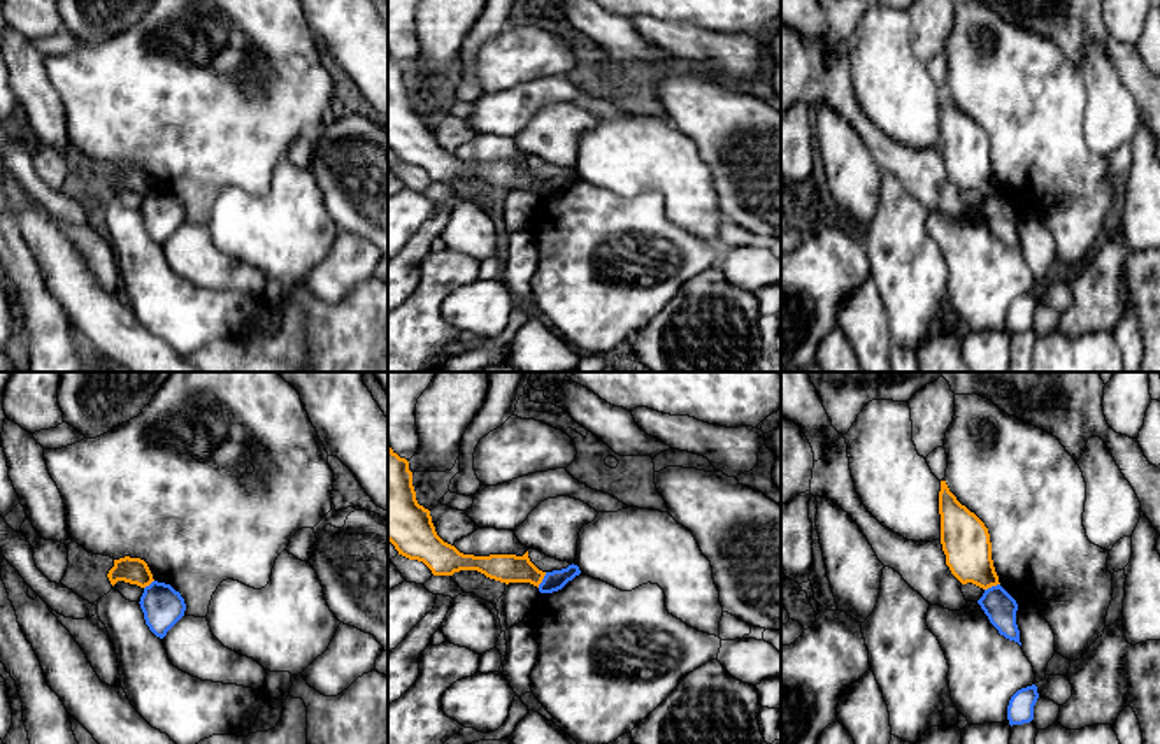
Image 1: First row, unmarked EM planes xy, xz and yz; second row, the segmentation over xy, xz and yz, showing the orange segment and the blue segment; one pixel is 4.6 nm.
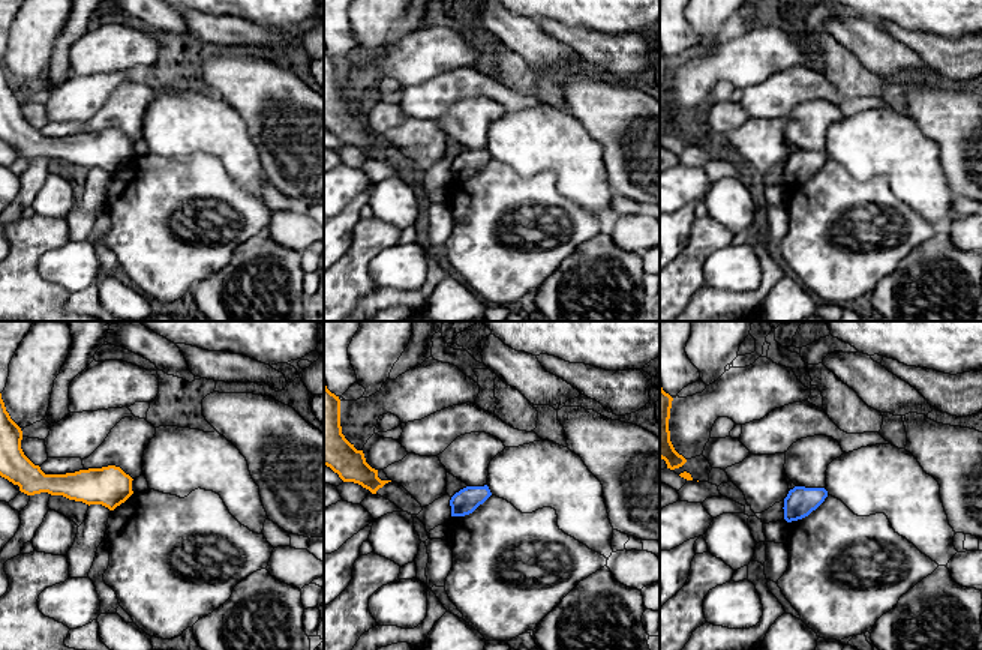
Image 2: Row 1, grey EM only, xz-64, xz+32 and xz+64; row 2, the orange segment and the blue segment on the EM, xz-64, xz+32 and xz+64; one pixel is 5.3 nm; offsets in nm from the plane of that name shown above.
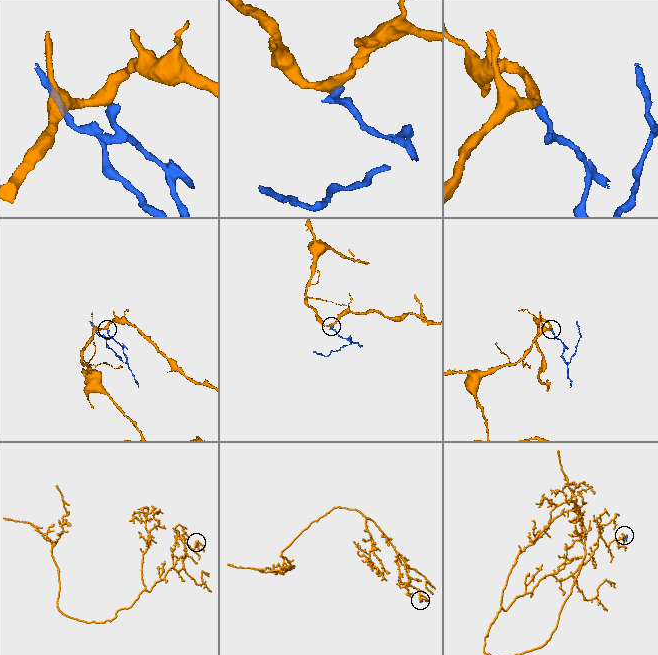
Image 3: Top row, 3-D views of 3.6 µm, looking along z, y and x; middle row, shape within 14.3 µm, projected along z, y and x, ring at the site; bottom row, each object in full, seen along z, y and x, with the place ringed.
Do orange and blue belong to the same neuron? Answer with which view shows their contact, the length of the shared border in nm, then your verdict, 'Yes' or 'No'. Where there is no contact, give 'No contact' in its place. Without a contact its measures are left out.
Touches orange in xz. Shared border 80 nm. No

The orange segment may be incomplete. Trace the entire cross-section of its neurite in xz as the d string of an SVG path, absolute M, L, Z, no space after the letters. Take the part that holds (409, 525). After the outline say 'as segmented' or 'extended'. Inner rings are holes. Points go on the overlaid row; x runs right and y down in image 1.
M388 446L388 540L395 546L398 554L423 562L433 576L453 576L460 570L477 570L490 579L500 583L530 583L539 588L546 572L539 570L528 558L528 551L523 556L516 554L490 554L474 556L463 554L455 546L444 542L432 523L430 511L418 504L412 486L412 472L409 461L400 458Z; as segmented

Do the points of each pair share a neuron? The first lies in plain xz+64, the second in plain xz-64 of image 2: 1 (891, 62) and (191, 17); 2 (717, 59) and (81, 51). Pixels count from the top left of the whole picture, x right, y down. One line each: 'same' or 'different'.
1: different
2: same

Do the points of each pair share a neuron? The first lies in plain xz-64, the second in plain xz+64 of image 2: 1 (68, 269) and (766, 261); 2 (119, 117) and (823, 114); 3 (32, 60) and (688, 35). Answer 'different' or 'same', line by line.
1: different
2: same
3: different

